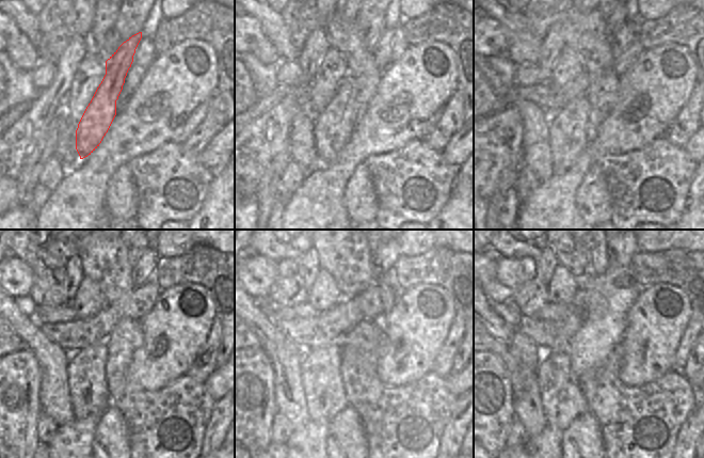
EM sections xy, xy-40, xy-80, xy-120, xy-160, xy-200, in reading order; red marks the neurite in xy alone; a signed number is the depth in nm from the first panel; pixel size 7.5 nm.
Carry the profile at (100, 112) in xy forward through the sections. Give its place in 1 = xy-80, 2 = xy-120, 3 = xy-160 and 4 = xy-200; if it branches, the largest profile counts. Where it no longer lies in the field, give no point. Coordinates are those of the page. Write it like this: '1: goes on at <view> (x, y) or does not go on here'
1: goes on at xy-80 (566, 126)
2: goes on at xy-120 (86, 367)
3: goes on at xy-160 (320, 368)
4: goes on at xy-200 (561, 397)

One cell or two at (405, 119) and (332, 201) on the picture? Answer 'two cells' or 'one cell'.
one cell

